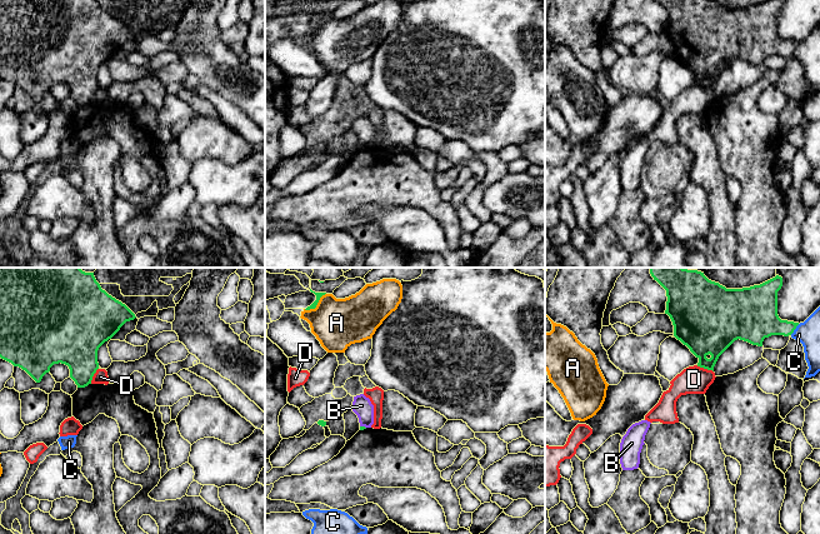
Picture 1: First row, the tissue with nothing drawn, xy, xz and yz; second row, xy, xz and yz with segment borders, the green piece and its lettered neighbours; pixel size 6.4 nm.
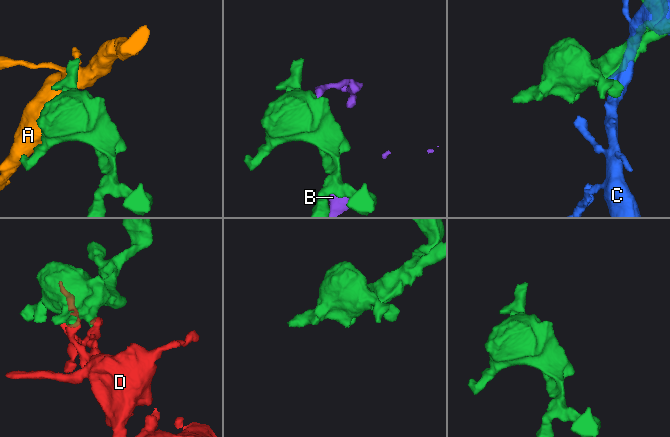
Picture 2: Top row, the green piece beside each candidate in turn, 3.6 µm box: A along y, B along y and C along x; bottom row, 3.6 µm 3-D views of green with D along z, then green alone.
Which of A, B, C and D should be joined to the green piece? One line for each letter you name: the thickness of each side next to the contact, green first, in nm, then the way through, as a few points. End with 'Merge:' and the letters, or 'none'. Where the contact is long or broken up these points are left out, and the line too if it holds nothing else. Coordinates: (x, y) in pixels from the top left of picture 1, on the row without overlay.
Merge: none

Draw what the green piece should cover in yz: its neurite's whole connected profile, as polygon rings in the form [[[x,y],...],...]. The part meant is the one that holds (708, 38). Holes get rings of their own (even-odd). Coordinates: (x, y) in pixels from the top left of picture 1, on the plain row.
[[[656,0],[665,10],[666,10],[666,30],[665,34],[668,34],[672,41],[674,45],[674,56],[680,60],[684,65],[686,65],[690,71],[699,79],[698,86],[712,90],[714,86],[719,79],[719,76],[738,59],[748,61],[752,65],[762,66],[762,61],[765,58],[769,58],[771,55],[784,55],[789,56],[794,53],[799,43],[781,40],[778,35],[778,11],[782,6],[782,0],[768,0],[760,5],[754,5],[750,8],[742,8],[742,9],[726,9],[725,6],[720,5],[719,3],[711,1],[711,0]]]

